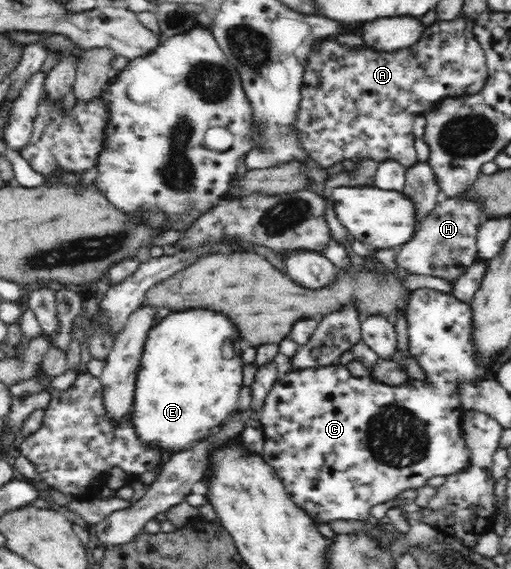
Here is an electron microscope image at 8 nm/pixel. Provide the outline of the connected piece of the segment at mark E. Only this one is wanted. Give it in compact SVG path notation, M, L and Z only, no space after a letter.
M186 310L172 313L161 321L151 327L144 344L135 383L131 426L142 445L162 454L183 452L205 440L236 409L240 389L243 387L244 363L240 354L244 343L228 319L212 311Z

